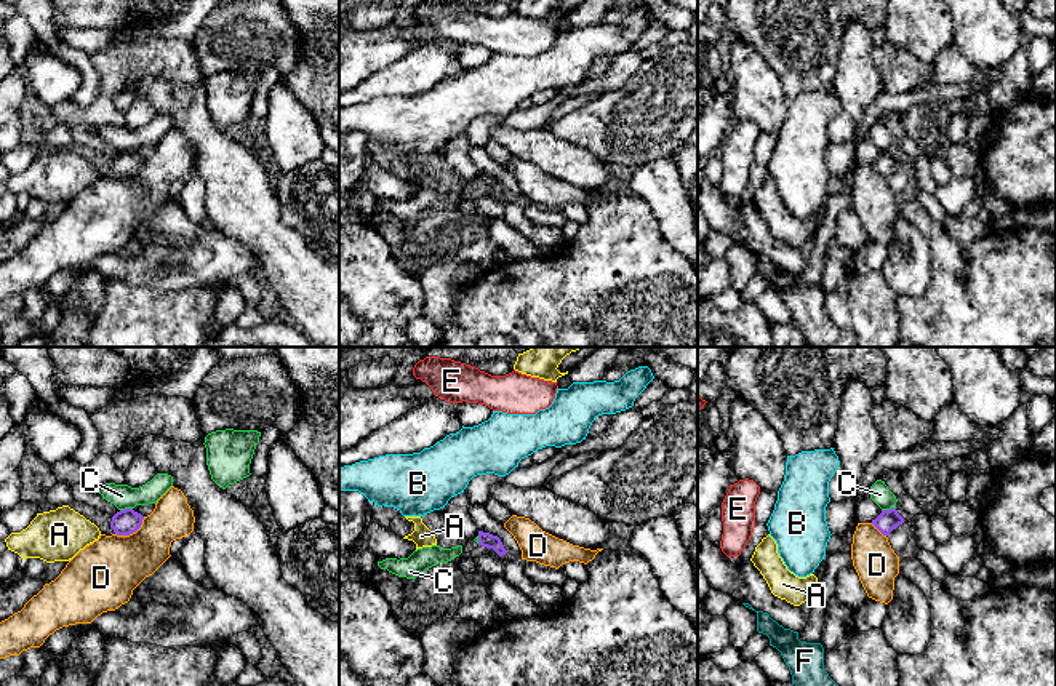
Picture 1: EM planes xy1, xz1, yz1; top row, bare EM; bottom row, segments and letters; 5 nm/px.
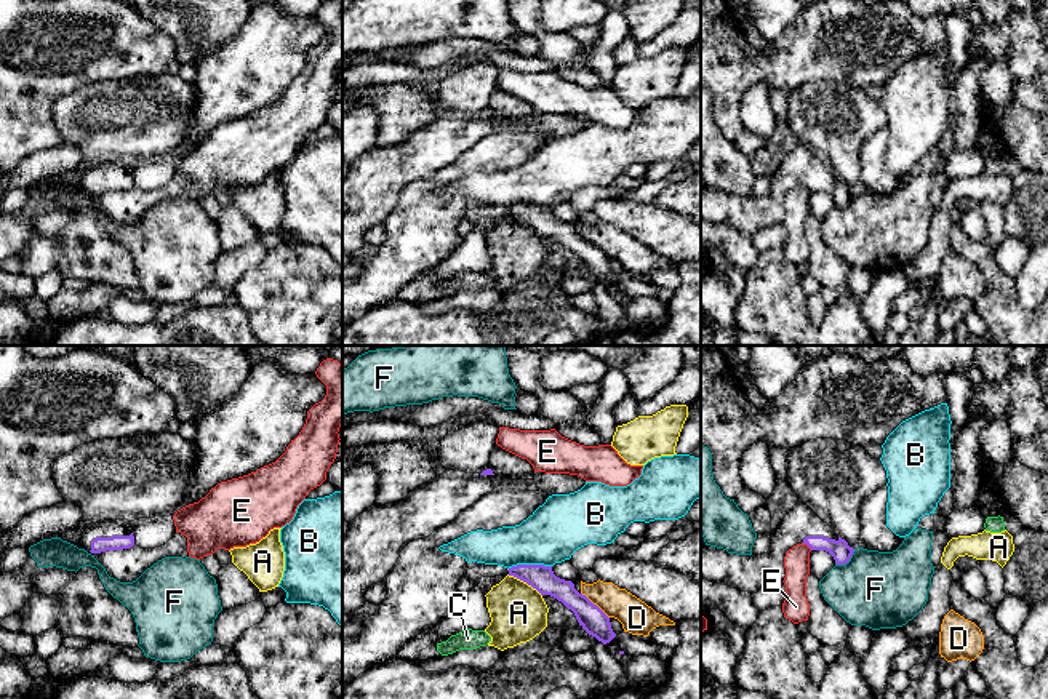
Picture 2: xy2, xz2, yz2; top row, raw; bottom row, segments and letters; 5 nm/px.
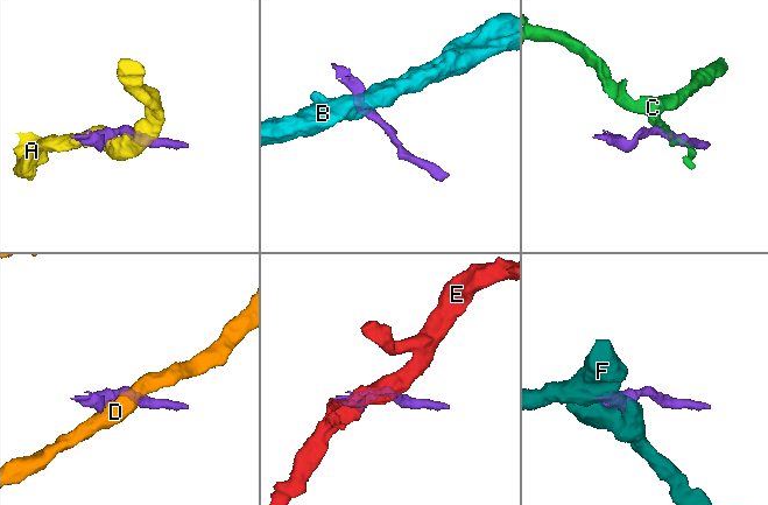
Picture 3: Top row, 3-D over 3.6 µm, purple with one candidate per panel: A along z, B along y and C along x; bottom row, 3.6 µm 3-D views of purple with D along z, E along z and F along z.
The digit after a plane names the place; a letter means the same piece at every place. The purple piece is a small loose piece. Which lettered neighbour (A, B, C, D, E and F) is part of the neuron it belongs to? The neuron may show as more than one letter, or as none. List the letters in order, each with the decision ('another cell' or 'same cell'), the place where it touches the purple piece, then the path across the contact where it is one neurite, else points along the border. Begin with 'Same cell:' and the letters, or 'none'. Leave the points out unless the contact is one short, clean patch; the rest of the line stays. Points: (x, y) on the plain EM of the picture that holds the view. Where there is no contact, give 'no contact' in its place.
Same cell: none
A: another cell; meets purple in xz2 at (525, 223); border along xz2 (508, 216), (525, 223), (541, 237)
B: another cell; meets purple in xz2 at (528, 207); border along xz2 (551, 207), (512, 207), (508, 211)
C: another cell; meets purple in yz1 at (890, 151); border along yz1 (895, 149), (882, 152)
D: another cell; meets purple in xy1 at (132, 175); border along xy1 (144, 159), (135, 173), (116, 176)
E: another cell; meets purple in yz2 at (807, 186); border along yz2 (802, 184), (812, 191)
F: another cell; meets purple in yz2 at (847, 203)

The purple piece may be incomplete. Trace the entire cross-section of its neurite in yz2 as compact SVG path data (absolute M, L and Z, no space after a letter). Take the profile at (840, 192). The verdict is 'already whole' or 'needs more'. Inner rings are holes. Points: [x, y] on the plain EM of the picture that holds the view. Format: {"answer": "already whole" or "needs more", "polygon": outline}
{"answer": "needs more", "polygon": "M797 144L794 150L782 160L779 168L771 173L771 189L763 197L736 197L723 190L704 187L701 190L701 221L707 221L722 227L734 229L741 234L757 235L760 230L782 224L786 219L784 198L789 190L797 186L806 186L811 192L829 194L837 206L850 203L854 190L835 176L835 173L822 163L806 146Z"}

